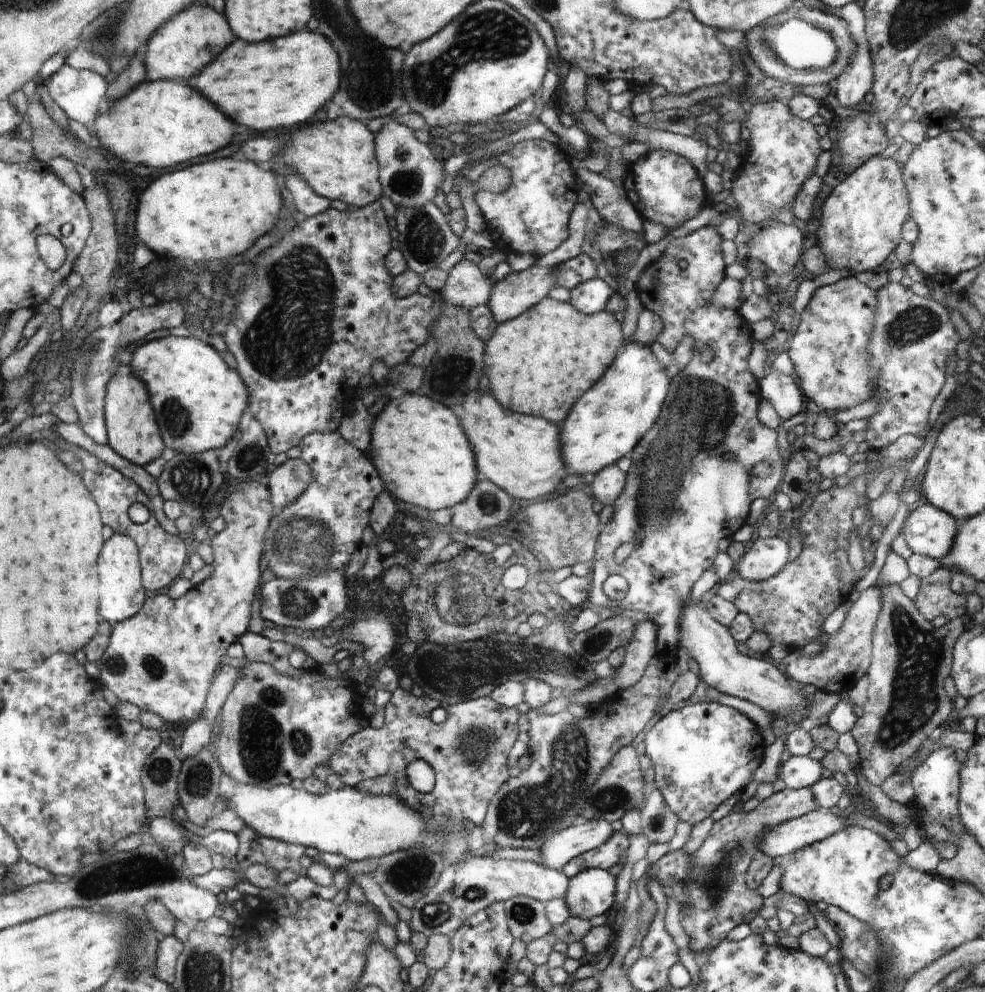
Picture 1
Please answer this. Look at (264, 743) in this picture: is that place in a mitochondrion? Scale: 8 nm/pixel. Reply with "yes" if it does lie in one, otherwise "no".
yes

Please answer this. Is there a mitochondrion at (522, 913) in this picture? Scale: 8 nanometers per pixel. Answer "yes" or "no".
yes

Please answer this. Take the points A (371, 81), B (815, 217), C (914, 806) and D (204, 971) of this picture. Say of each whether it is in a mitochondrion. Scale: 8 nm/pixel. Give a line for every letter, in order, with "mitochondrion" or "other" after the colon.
A: mitochondrion
B: other
C: other
D: mitochondrion

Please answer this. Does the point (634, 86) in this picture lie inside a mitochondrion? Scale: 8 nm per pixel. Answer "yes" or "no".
no

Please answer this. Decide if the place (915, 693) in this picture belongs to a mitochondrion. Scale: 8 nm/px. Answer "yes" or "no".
yes

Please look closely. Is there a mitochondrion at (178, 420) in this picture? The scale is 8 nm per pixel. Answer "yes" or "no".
yes

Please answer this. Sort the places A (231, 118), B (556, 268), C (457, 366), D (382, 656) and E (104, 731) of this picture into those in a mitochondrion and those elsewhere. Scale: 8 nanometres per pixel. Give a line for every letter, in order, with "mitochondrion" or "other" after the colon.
A: other
B: other
C: mitochondrion
D: other
E: other

